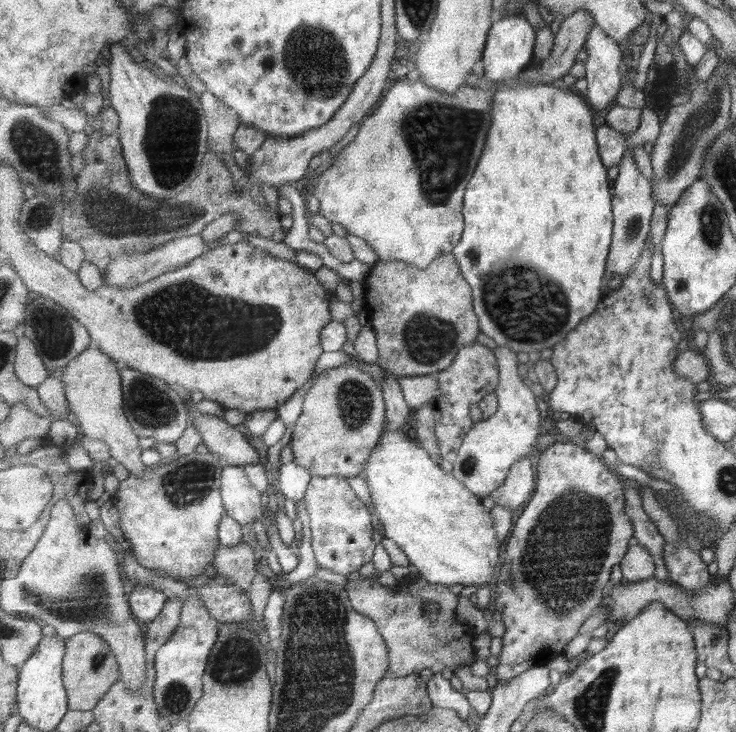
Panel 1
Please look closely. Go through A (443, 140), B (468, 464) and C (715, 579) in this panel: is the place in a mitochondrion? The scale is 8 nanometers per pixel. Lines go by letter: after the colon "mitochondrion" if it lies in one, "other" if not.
A: mitochondrion
B: mitochondrion
C: other

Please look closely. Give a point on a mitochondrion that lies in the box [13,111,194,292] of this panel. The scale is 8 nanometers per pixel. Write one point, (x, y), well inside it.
(38, 217)

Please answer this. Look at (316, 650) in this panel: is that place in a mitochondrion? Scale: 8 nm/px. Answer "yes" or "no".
yes

